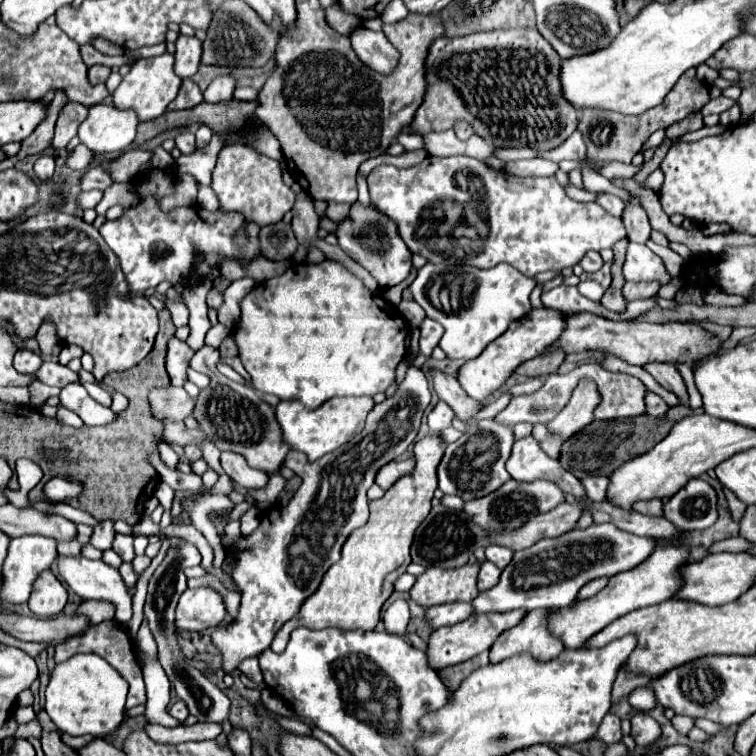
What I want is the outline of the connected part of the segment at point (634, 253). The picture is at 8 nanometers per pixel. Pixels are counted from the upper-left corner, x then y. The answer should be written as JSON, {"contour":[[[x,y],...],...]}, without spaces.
{"contour":[[[630,243],[626,251],[626,261],[622,267],[622,275],[626,281],[658,281],[660,285],[666,285],[672,281],[672,275],[668,273],[664,261],[654,255],[646,245]]]}

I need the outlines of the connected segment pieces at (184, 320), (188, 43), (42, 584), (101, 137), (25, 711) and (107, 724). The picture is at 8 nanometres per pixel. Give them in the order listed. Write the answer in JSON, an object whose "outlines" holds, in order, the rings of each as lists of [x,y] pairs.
{"outlines":[[[[168,289],[166,293],[166,309],[170,311],[172,315],[172,321],[176,327],[182,327],[182,325],[188,325],[188,307],[184,305],[182,301],[182,293],[178,293],[176,289]]],[[[178,35],[176,39],[176,73],[186,79],[192,77],[200,65],[200,55],[202,55],[202,43],[198,37],[188,37],[188,35]]],[[[48,569],[40,573],[40,579],[36,579],[32,595],[28,599],[28,607],[36,617],[48,619],[48,617],[58,615],[64,609],[66,599],[68,599],[66,587]]],[[[98,103],[88,109],[78,137],[94,153],[120,153],[134,141],[138,123],[136,111],[120,111],[112,103]]],[[[16,707],[14,711],[14,719],[18,725],[24,725],[24,723],[30,723],[36,719],[36,713],[32,707]]],[[[74,655],[72,659],[58,663],[50,673],[46,687],[46,713],[62,733],[70,735],[94,735],[104,737],[118,729],[124,721],[128,683],[120,679],[114,667],[110,667],[98,655]]]]}

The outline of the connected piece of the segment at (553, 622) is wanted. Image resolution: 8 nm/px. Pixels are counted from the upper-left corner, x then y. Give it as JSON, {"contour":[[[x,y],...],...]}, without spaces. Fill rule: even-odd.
{"contour":[[[678,545],[656,547],[654,553],[644,563],[640,563],[640,567],[634,567],[632,571],[624,571],[620,575],[610,577],[608,585],[594,597],[576,601],[562,609],[550,609],[548,617],[546,617],[548,631],[556,639],[560,639],[566,649],[580,649],[586,643],[586,639],[590,639],[594,633],[604,629],[614,619],[618,619],[630,611],[648,607],[648,605],[668,601],[682,585],[682,581],[678,577],[678,567],[684,565],[686,557],[688,557],[686,547],[678,547]]]}

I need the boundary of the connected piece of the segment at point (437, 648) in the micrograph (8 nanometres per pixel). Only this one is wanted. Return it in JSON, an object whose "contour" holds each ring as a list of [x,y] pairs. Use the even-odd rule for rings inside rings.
{"contour":[[[516,609],[516,611],[508,611],[508,613],[500,613],[500,615],[470,615],[466,621],[432,631],[432,635],[428,639],[428,651],[426,651],[428,667],[432,667],[434,671],[440,671],[440,669],[464,663],[464,661],[480,655],[482,651],[488,651],[500,633],[504,633],[506,629],[520,623],[524,613],[526,611]]]}

